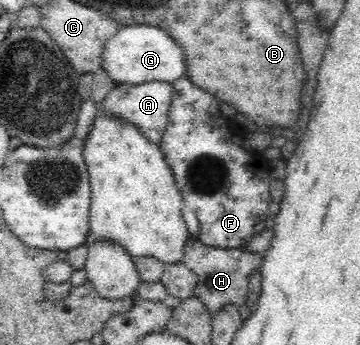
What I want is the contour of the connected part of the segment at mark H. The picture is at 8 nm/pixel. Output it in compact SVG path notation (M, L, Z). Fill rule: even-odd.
M188 238L183 248L181 260L198 275L198 286L194 296L198 296L208 308L210 314L214 314L228 304L240 306L246 304L248 296L248 276L258 270L262 264L264 253L246 252L241 248L228 249L205 246L204 244Z

